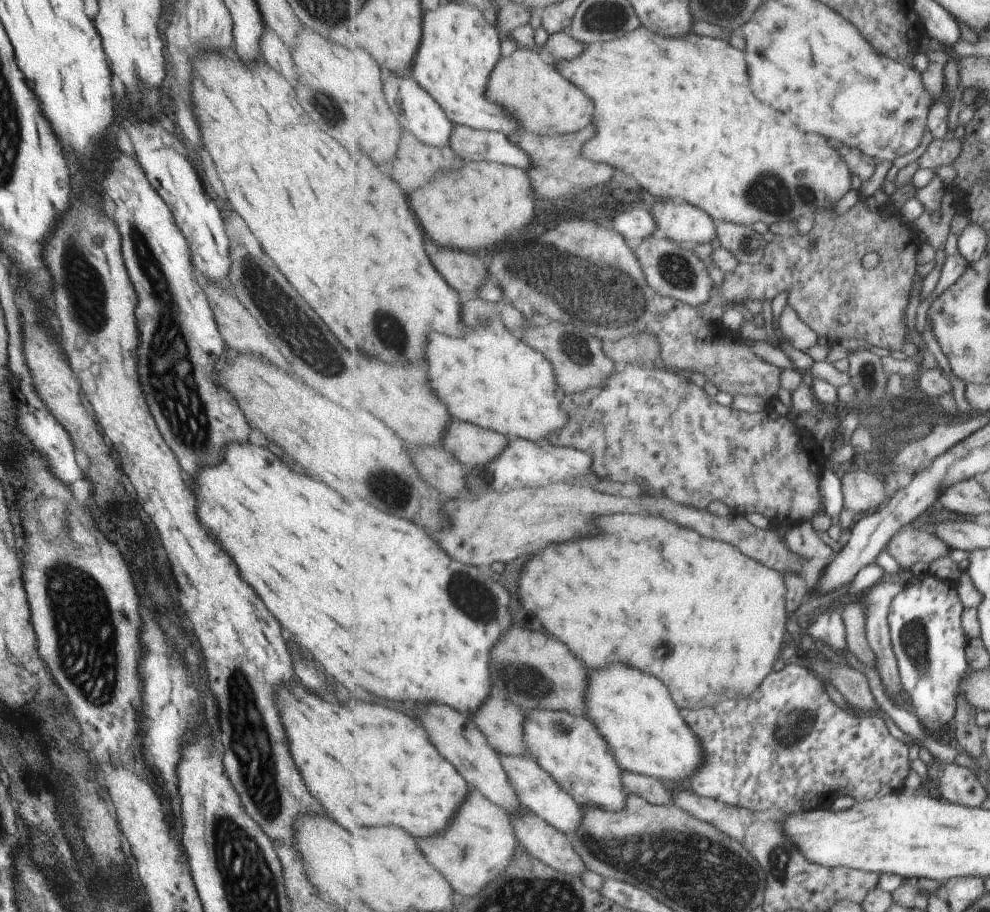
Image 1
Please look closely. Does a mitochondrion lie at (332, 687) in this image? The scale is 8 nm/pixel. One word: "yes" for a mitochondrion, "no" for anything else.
no

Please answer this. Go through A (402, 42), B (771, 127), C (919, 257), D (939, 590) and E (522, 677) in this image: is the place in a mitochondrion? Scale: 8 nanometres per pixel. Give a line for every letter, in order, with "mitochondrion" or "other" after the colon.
A: other
B: other
C: other
D: other
E: mitochondrion

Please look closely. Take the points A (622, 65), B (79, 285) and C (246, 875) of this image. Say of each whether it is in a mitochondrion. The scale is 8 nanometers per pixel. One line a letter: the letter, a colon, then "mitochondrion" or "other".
A: other
B: mitochondrion
C: mitochondrion

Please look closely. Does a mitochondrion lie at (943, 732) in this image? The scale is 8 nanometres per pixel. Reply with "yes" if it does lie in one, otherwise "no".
no

